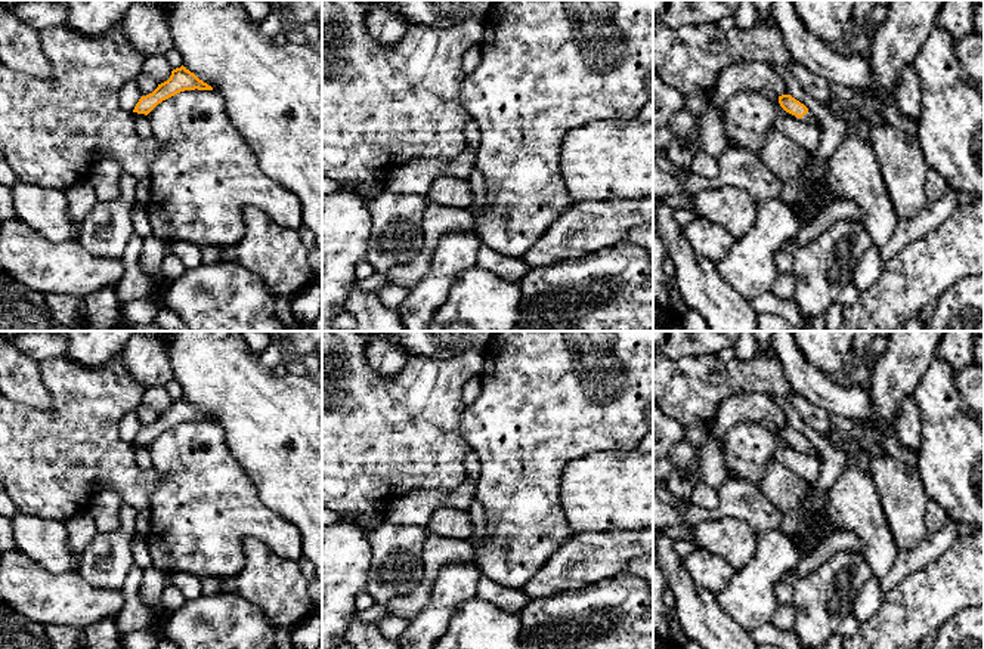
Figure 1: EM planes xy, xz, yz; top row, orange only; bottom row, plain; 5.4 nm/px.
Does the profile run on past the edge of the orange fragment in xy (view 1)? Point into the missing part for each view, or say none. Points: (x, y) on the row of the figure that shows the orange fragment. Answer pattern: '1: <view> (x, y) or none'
1: none

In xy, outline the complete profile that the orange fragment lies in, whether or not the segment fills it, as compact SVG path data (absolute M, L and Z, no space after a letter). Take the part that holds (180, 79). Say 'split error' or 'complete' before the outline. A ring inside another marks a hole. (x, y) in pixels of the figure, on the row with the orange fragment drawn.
complete; M183 65L171 71L167 81L158 84L158 87L139 99L133 112L148 115L163 101L185 92L185 90L213 90L211 86L199 80L194 72L186 69Z

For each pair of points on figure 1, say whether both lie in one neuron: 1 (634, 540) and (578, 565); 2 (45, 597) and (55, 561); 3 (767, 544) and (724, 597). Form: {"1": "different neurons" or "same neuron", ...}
{"1": "same neuron", "2": "different neurons", "3": "same neuron"}

